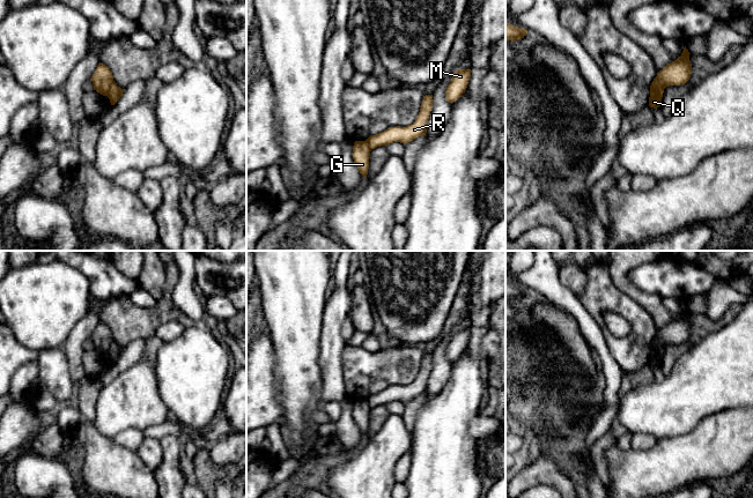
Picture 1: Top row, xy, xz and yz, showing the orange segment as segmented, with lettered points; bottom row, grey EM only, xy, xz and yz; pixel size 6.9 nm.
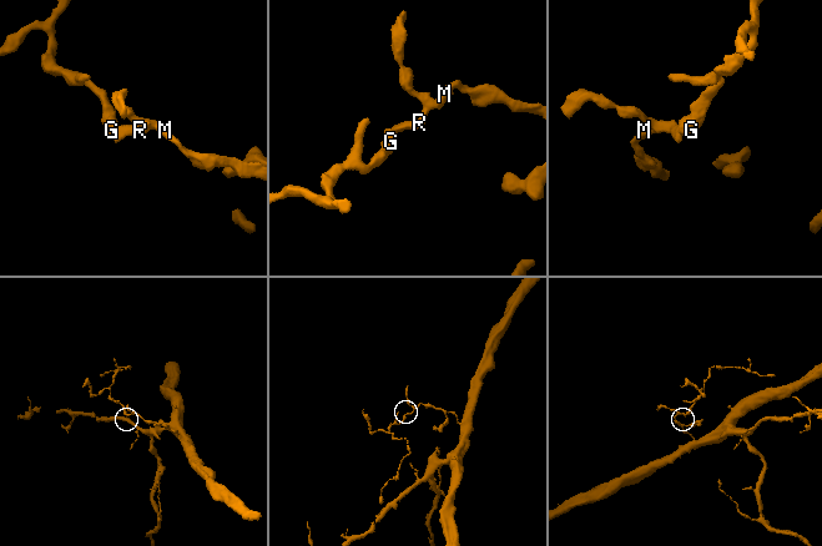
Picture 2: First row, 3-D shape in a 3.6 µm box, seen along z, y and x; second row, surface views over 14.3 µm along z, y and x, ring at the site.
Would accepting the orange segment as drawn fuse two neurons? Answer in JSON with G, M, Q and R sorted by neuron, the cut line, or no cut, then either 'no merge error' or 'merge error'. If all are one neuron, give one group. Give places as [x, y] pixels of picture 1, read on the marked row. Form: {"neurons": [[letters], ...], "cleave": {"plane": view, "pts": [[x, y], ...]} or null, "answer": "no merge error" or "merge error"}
{"neurons": [["G"], ["M", "Q", "R"]], "cleave": {"plane": "xy", "pts": [[112, 80], [106, 95]]}, "answer": "merge error"}

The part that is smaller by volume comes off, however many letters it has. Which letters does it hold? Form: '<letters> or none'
G

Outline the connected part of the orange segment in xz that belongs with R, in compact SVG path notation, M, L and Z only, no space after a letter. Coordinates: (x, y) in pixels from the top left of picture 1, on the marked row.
M433 95L423 96L420 112L415 121L406 127L389 127L384 132L370 135L366 142L370 149L375 149L381 146L387 146L393 142L407 143L415 140L419 136L426 135L428 129L428 120L433 109Z

